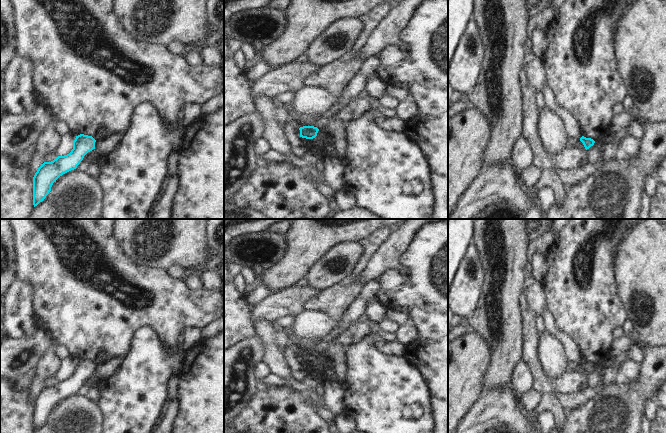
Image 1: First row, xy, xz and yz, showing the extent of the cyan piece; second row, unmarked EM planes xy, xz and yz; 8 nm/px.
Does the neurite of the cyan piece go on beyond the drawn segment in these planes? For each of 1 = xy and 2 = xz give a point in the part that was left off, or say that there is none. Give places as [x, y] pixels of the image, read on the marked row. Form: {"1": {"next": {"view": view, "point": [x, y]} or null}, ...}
{"1": {"next": null}, "2": {"next": null}}

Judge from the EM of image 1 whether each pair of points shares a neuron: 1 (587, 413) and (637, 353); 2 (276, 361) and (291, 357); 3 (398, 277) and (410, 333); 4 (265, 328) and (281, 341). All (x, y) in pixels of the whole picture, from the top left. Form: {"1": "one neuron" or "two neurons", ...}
{"1": "two neurons", "2": "two neurons", "3": "two neurons", "4": "two neurons"}

